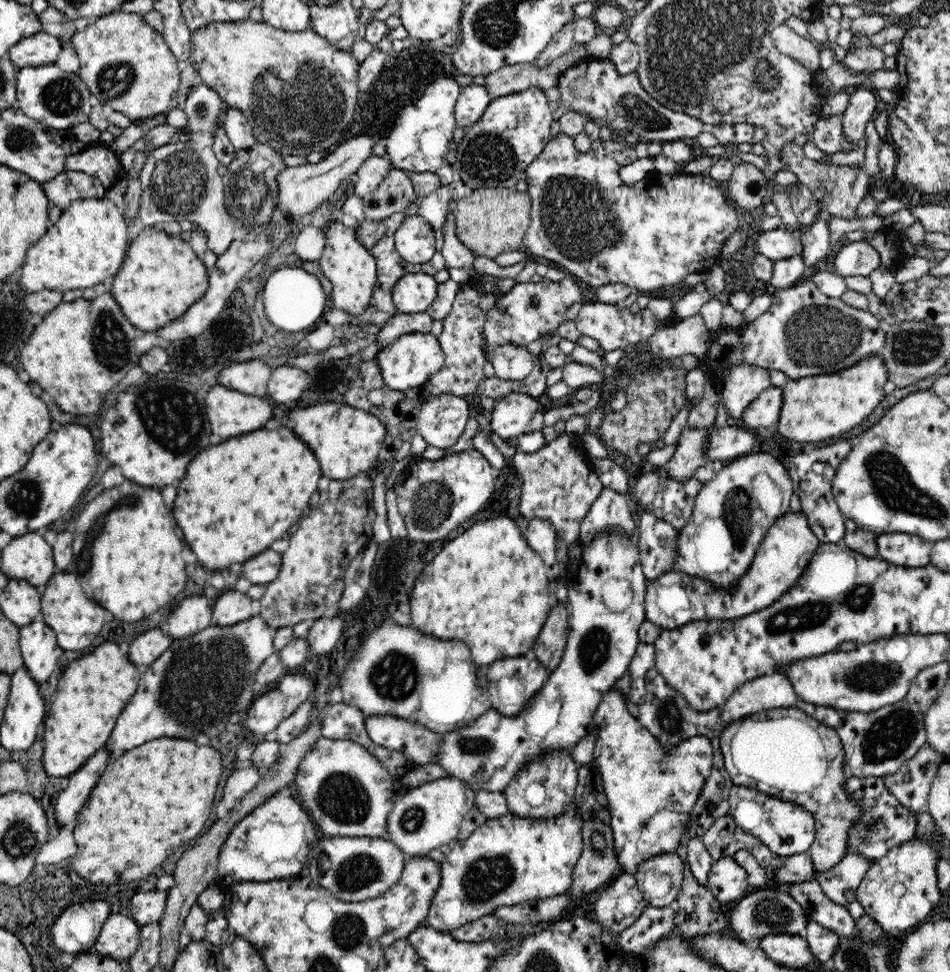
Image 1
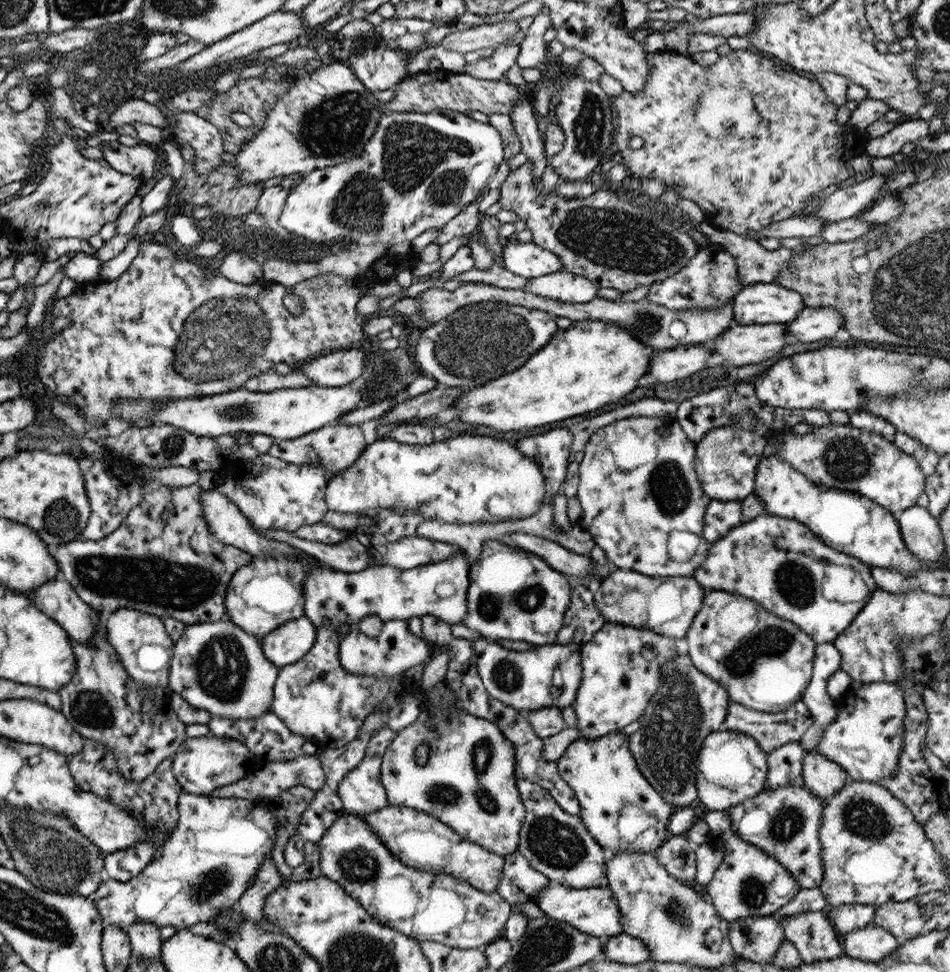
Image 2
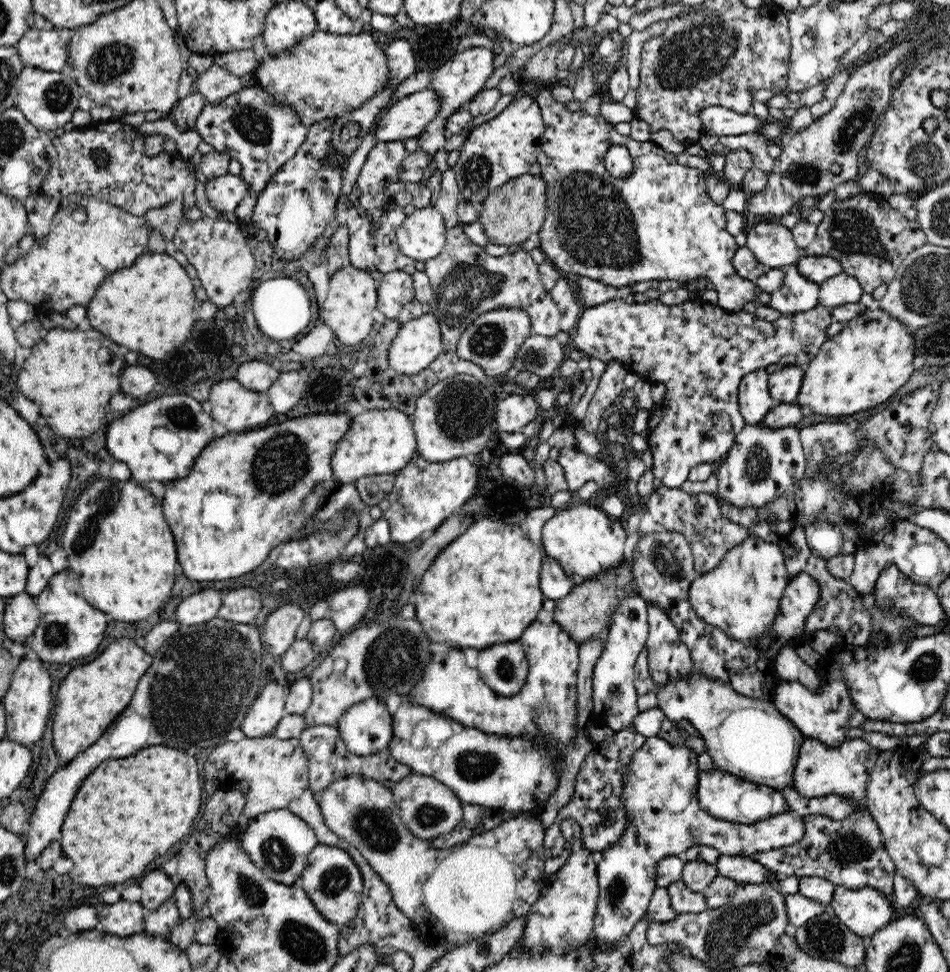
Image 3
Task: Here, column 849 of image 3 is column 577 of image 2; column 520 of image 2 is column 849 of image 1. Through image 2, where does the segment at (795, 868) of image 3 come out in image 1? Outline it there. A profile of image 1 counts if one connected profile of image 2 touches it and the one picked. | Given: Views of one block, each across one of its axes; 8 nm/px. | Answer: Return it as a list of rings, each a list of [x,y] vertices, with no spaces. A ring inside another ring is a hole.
[[[850,777],[845,780],[842,787],[848,798],[860,807],[860,820],[852,822],[852,826],[846,832],[848,840],[844,855],[860,855],[868,859],[868,863],[874,864],[886,856],[891,848],[914,839],[916,815],[900,804],[900,801],[888,791],[881,777]]]

